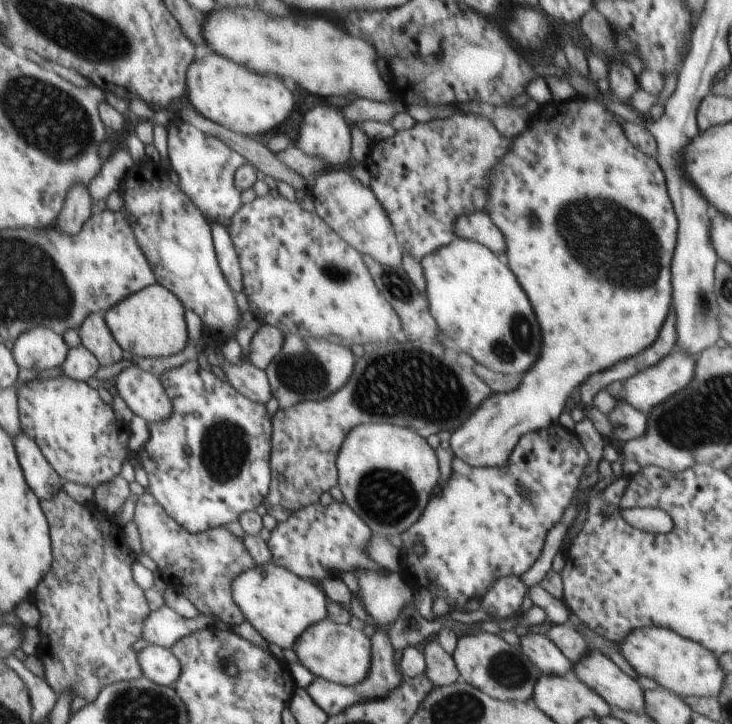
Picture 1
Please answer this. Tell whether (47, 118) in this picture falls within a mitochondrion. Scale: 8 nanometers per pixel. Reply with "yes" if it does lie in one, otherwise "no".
yes

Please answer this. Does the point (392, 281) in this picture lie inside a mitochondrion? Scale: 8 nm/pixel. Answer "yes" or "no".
yes

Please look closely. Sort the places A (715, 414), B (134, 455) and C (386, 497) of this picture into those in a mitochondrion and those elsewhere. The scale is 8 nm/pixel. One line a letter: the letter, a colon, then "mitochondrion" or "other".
A: mitochondrion
B: other
C: mitochondrion

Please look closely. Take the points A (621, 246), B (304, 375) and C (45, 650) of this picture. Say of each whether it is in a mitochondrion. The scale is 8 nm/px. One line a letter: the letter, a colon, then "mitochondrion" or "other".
A: mitochondrion
B: mitochondrion
C: other

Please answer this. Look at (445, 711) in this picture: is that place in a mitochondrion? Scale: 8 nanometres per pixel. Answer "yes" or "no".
yes

